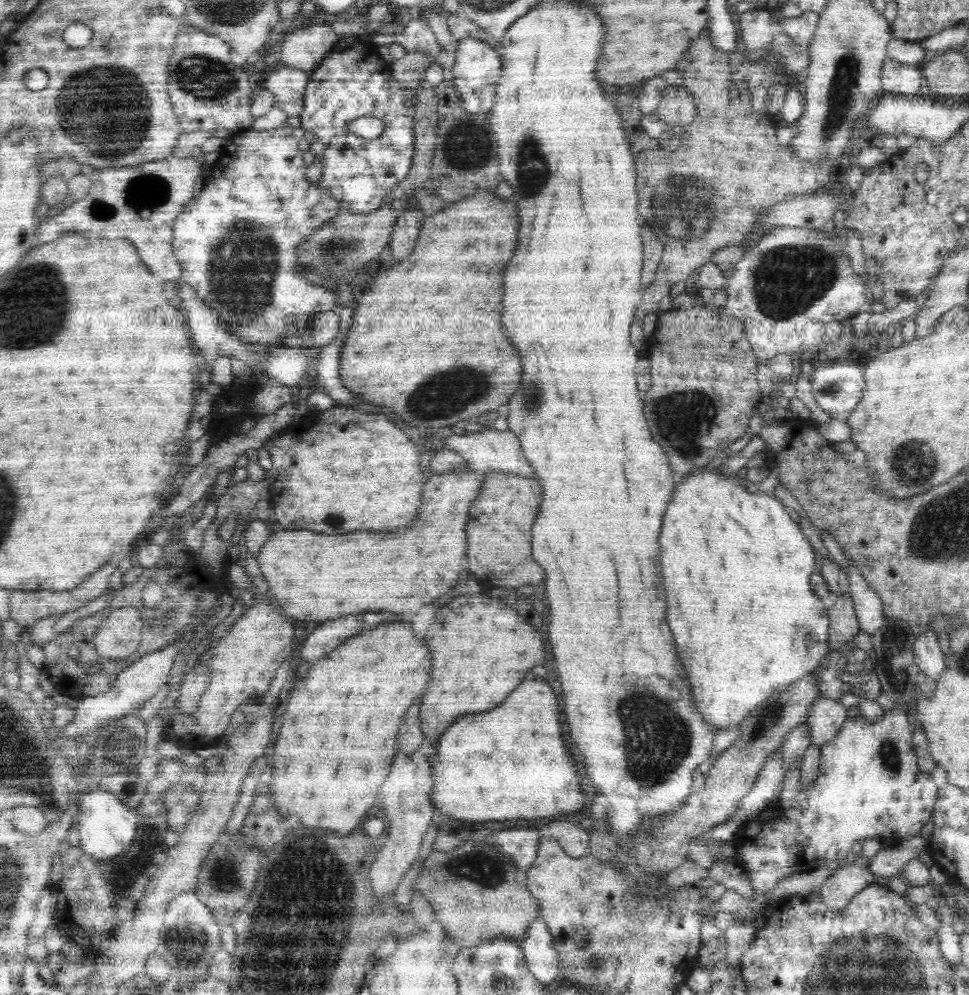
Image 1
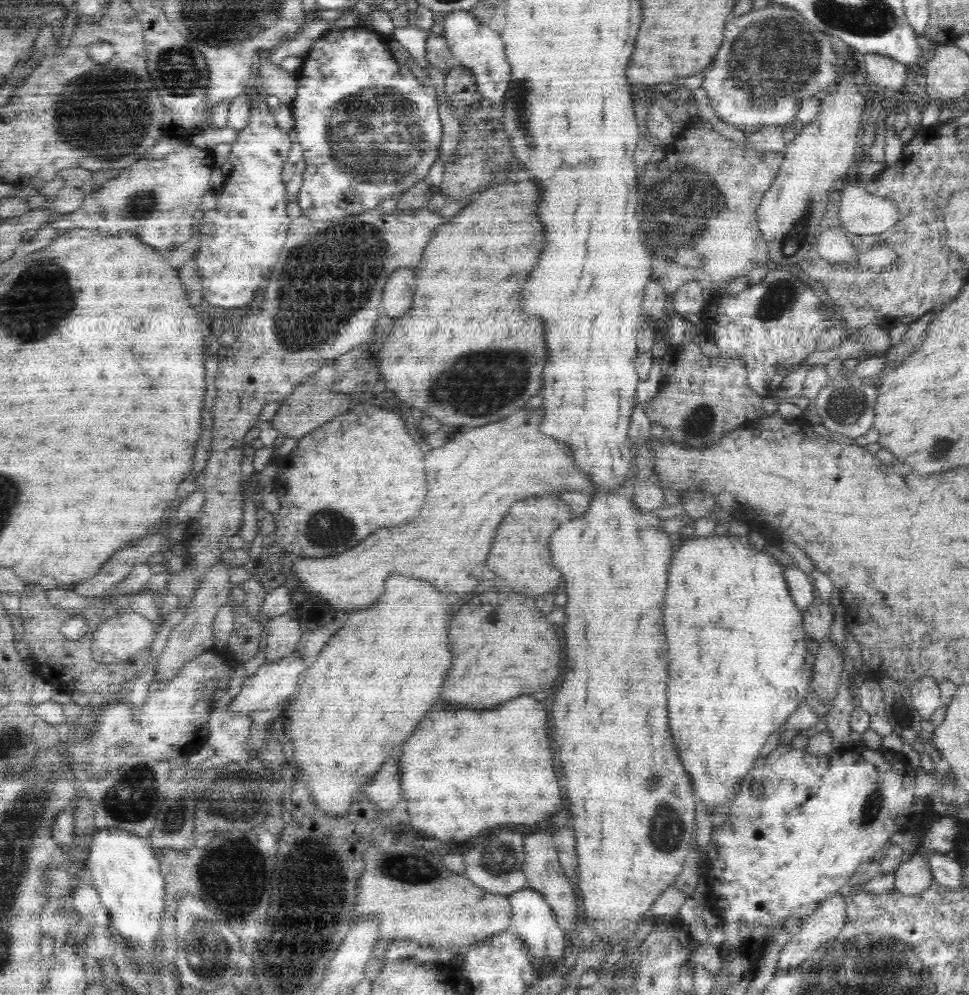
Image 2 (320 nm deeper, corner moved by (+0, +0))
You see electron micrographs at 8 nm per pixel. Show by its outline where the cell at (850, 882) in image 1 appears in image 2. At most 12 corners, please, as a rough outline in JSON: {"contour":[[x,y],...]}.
{"contour":[[849,896],[822,902],[780,952],[778,969],[800,967],[847,922]]}

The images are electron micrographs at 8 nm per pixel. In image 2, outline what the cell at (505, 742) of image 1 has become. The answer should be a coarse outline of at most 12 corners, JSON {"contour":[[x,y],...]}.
{"contour":[[532,696],[402,744],[410,826],[462,842],[562,804]]}

